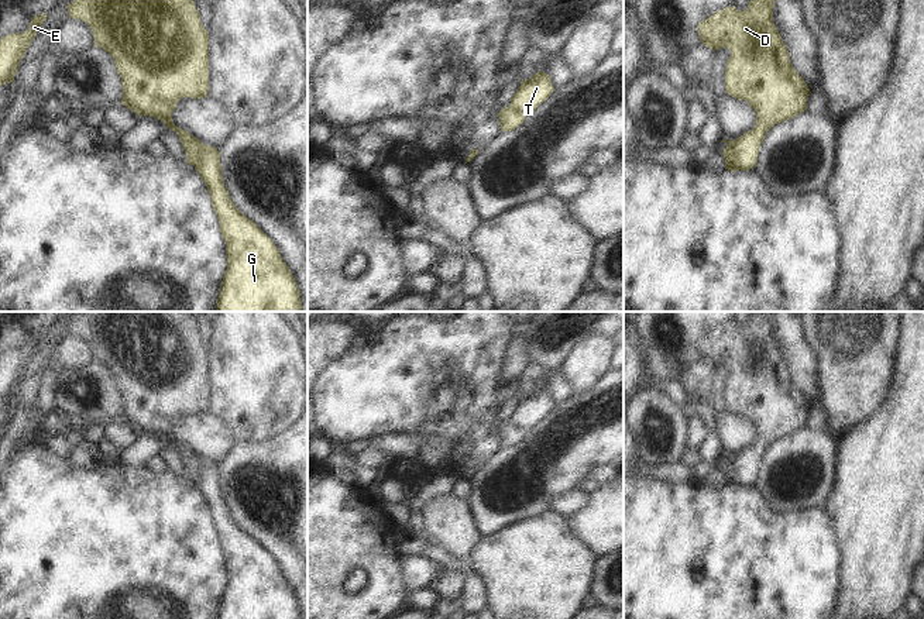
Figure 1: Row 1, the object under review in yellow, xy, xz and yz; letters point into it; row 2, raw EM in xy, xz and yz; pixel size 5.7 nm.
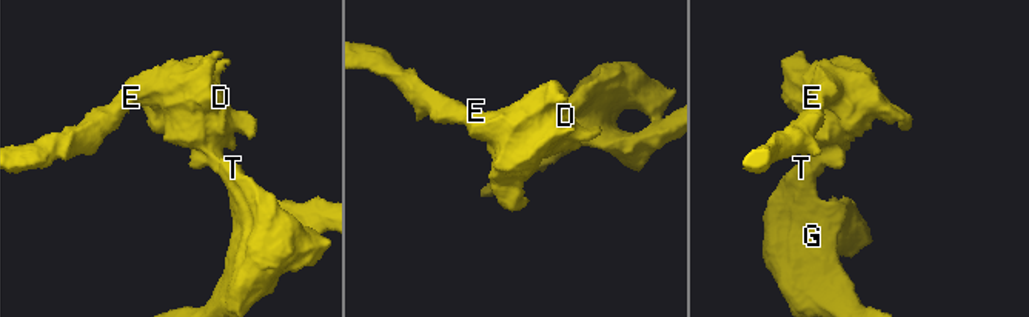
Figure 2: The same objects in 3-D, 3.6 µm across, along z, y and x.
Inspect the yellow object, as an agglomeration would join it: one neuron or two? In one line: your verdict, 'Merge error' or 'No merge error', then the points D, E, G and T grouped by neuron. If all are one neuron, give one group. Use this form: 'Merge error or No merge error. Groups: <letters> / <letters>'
Merge error. Groups: D E / G T

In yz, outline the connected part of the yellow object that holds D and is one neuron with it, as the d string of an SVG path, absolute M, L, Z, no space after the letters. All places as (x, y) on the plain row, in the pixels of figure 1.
M755 312L746 326L722 324L698 340L705 362L728 364L727 409L746 416L756 427L756 441L729 457L741 486L756 482L766 448L777 439L807 426L810 405L790 378L787 362L773 340L774 312Z

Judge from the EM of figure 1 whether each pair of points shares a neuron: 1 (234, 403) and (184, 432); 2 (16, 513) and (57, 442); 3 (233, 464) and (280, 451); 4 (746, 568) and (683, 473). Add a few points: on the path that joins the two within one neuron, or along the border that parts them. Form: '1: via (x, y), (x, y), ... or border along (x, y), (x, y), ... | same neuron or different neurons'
1: border along (206, 413), (219, 420), (233, 440) | different neurons
2: border along (37, 437), (68, 458) | different neurons
3: via (244, 463), (268, 461) | same neuron
4: border along (693, 477), (686, 481), (655, 480) | different neurons

